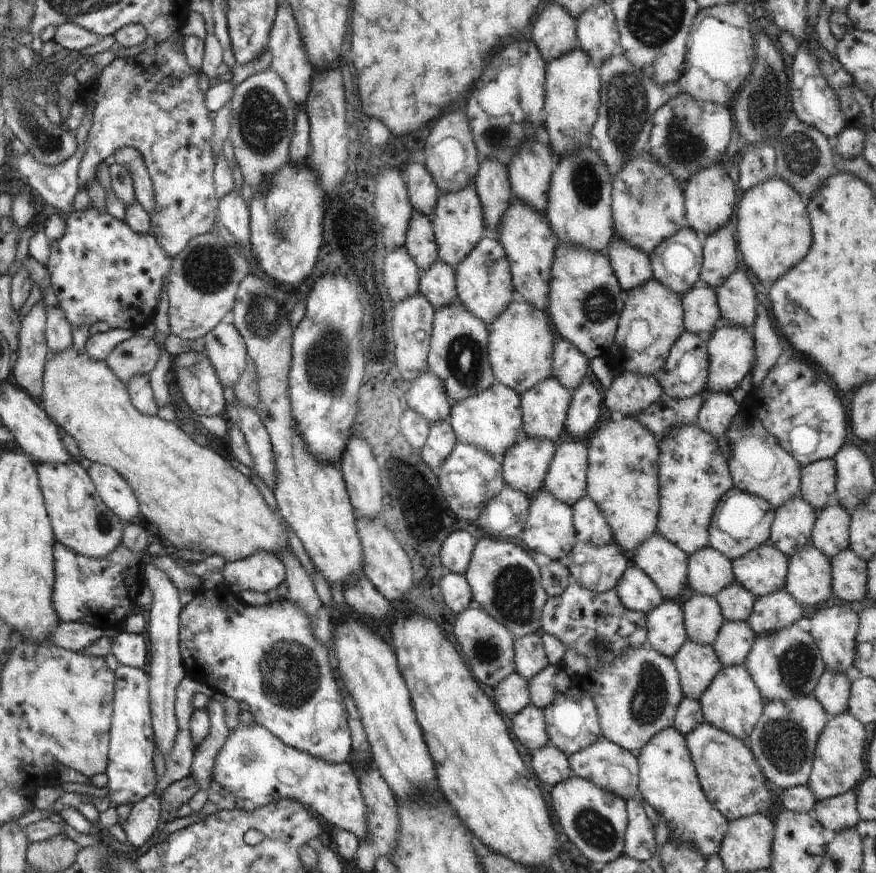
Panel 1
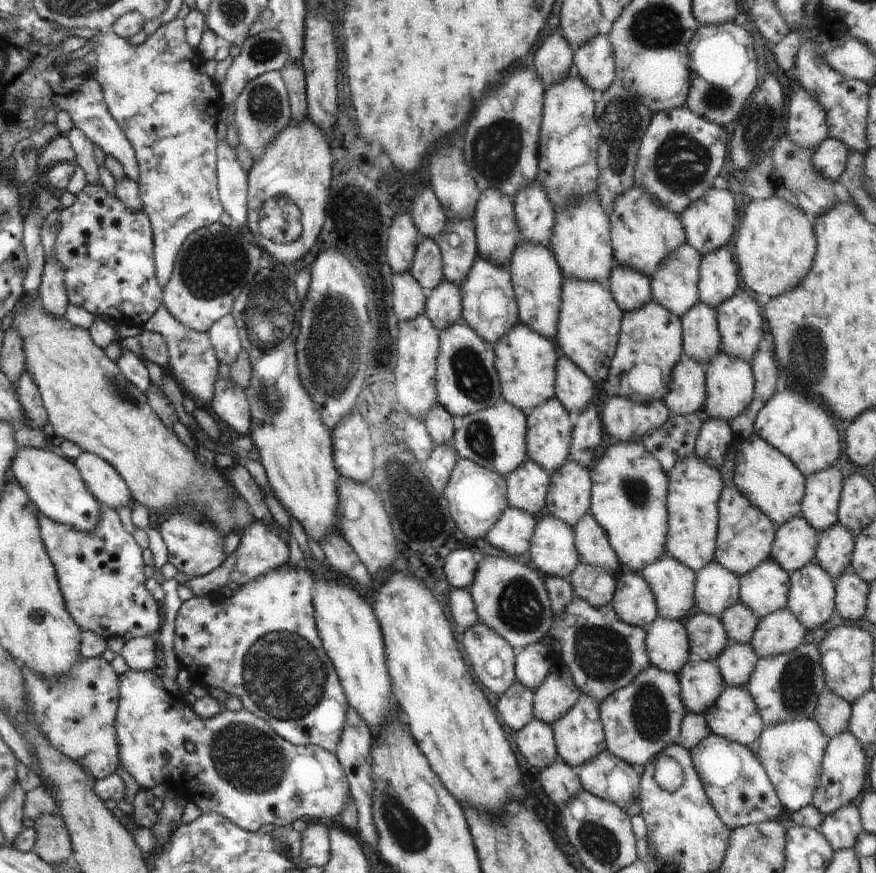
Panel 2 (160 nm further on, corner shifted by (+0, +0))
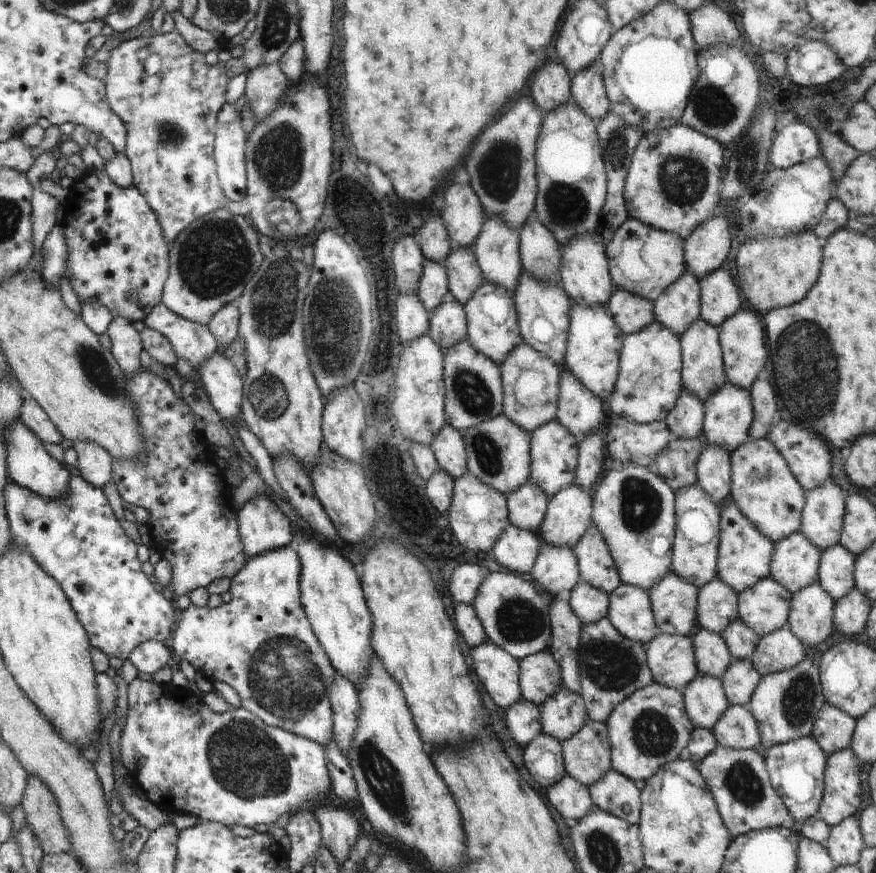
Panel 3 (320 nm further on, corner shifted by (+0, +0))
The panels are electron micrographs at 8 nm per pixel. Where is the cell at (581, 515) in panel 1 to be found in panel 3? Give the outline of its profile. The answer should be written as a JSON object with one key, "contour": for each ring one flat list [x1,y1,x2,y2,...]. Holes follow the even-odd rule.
{"contour":[[592,524,571,551,577,561,578,576,584,583,605,594,619,586,620,580,613,559,600,532]]}

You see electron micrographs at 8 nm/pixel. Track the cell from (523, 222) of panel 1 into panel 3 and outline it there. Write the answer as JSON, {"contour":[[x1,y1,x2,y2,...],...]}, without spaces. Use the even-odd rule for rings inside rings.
{"contour":[[522,272,513,292,513,302,522,341,563,369,569,328,569,309,572,302,562,287,552,283,537,282,537,279]]}

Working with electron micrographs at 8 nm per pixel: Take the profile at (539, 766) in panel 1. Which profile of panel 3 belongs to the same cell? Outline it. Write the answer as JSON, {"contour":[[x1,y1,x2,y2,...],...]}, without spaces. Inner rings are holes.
{"contour":[[566,774,560,781,548,786,545,794,551,806,568,824,577,822,583,815,587,815,593,806,587,787]]}

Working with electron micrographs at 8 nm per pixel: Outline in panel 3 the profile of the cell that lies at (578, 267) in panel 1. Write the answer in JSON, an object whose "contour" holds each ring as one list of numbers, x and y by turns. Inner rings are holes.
{"contour":[[570,305,564,369,578,378,578,381,603,404,610,397,618,375,622,337,619,327,609,313,604,311,603,305]]}

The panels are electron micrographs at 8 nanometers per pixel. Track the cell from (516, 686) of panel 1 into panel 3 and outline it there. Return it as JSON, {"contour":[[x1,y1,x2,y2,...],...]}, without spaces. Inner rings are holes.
{"contour":[[519,698,504,715,511,738,522,748,541,733,540,710,532,702]]}

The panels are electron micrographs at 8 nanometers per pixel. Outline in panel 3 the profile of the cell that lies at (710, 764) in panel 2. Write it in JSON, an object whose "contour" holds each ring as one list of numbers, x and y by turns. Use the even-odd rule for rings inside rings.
{"contour":[[716,744,705,758,695,764,731,838,759,829,783,827,794,830,796,828,795,820,773,790,760,749,735,750]]}

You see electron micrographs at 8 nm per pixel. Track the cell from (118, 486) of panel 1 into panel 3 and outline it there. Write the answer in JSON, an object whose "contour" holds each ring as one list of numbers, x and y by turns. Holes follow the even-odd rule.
{"contour":[[75,441,71,447,77,456,79,477,100,489,107,481,111,481,110,454,91,441]]}

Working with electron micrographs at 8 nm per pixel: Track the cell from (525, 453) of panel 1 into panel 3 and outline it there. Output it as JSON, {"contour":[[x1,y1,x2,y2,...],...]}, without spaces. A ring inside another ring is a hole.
{"contour":[[529,478,505,498,508,524,537,534,549,499,543,491]]}

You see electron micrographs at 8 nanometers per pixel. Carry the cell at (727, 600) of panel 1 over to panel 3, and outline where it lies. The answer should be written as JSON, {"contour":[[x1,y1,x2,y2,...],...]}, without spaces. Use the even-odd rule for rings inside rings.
{"contour":[[738,618,730,622,720,634,733,659,747,659,755,650,759,637]]}

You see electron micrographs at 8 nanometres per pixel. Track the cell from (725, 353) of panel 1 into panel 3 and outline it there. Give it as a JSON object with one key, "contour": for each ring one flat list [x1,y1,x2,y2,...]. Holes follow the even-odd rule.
{"contour":[[725,382,704,400,701,438,704,445,725,449,728,453,750,440,748,428,752,421,752,406,748,391]]}

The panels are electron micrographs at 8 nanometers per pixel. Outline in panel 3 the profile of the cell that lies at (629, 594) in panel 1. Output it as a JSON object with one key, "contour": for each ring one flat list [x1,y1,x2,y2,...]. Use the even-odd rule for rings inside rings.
{"contour":[[619,583,608,594,606,617,621,636,644,647,658,633,648,593,637,587]]}

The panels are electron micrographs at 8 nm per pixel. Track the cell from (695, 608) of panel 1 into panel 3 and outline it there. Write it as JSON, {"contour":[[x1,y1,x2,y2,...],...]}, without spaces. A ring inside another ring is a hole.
{"contour":[[701,628,698,631,690,637,696,669,705,676,720,680,733,659,731,653,718,634]]}

